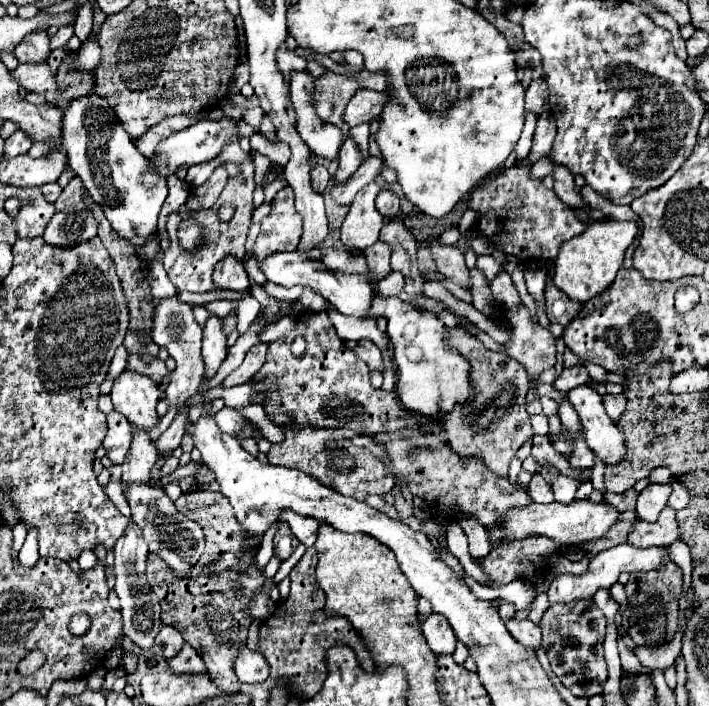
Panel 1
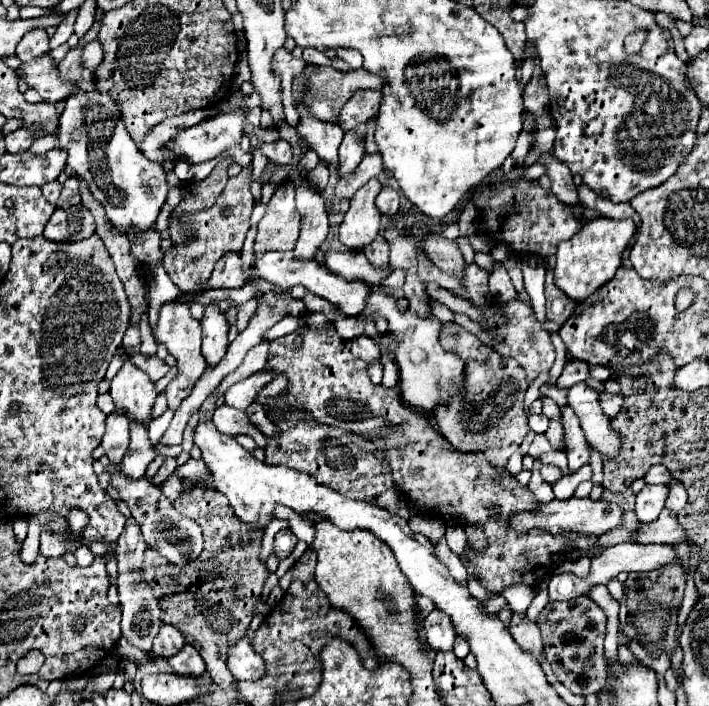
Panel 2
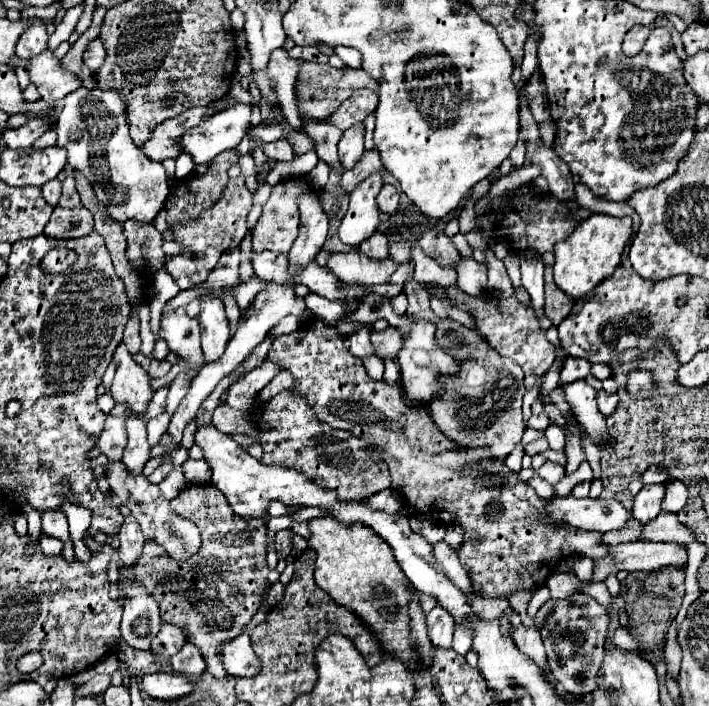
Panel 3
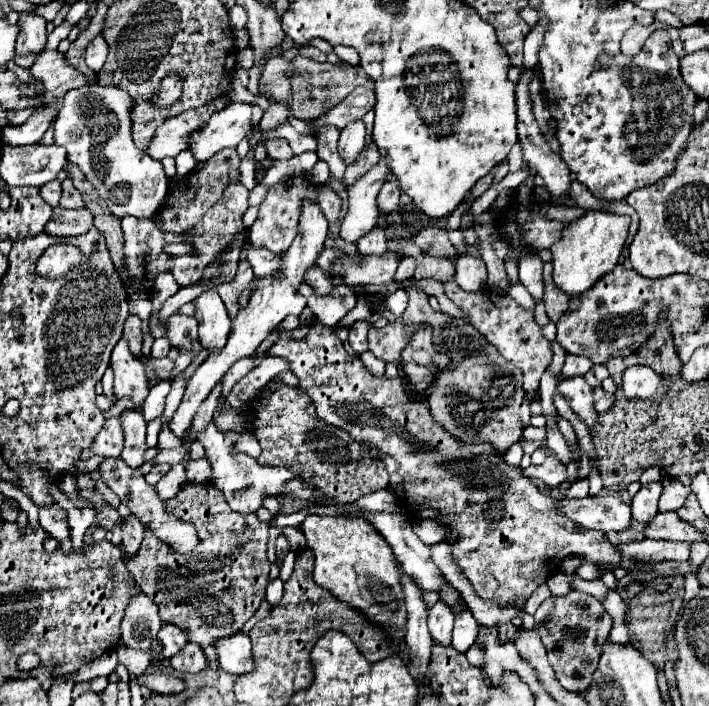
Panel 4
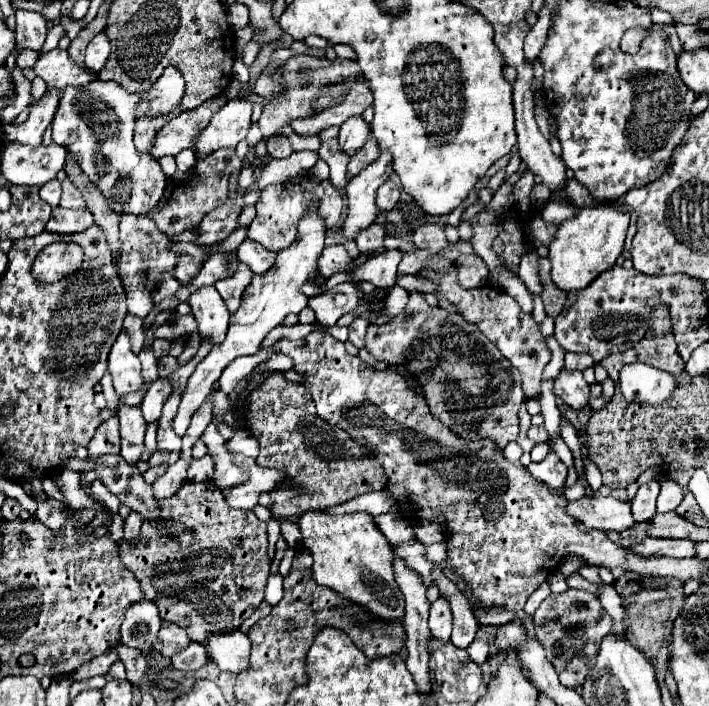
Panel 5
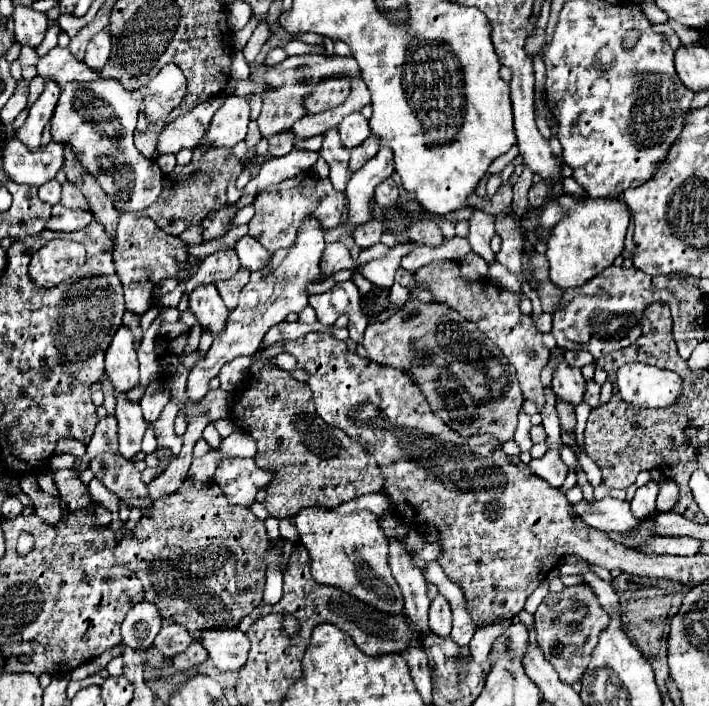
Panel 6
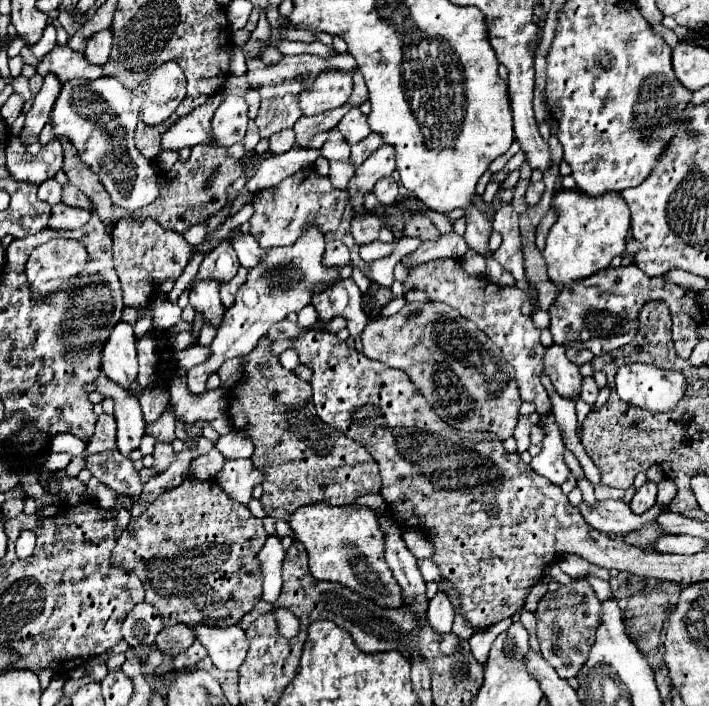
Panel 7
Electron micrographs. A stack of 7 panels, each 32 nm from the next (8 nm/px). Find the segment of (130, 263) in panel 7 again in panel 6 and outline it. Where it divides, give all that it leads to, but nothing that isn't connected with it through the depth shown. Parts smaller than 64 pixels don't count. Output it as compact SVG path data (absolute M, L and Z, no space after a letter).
M128 212L120 214L114 264L116 264L116 274L120 276L120 282L124 286L126 308L130 312L144 316L154 304L152 292L156 284L160 284L164 278L176 278L176 272L180 272L180 264L186 258L188 258L186 244L178 236L168 236L166 232L162 232L152 218Z

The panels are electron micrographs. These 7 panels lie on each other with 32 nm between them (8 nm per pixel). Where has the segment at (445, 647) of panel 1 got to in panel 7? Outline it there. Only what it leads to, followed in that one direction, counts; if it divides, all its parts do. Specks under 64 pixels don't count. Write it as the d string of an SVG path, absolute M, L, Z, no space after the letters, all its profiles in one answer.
M438 592L428 606L428 622L432 630L448 634L452 628L452 618L454 618L454 608L450 604L450 598L446 598L444 592Z

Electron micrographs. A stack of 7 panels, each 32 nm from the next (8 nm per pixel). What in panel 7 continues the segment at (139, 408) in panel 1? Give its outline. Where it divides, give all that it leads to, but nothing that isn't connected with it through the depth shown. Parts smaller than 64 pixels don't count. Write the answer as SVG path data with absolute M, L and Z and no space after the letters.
M116 324L108 344L104 346L102 372L122 388L130 388L130 384L138 376L138 360L136 360L136 338L130 324Z

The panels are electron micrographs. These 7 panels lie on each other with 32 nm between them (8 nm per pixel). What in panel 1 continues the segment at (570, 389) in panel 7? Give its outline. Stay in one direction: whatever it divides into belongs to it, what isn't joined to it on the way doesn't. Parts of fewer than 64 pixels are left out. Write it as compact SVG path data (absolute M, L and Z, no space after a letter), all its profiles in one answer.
M584 386L568 392L568 400L576 408L586 430L588 448L608 466L622 462L626 456L626 440L622 430L604 412L602 396L590 386Z

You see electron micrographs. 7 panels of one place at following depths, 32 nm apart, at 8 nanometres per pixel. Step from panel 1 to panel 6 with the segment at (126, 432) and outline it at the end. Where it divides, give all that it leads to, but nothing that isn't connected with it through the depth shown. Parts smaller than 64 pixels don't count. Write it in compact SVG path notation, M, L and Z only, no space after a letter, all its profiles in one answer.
M106 416L98 422L96 432L88 444L88 452L82 457L77 457L77 467L74 471L82 471L87 468L88 462L104 452L118 452L118 422L114 416Z

